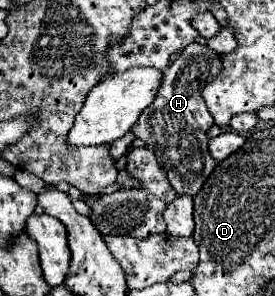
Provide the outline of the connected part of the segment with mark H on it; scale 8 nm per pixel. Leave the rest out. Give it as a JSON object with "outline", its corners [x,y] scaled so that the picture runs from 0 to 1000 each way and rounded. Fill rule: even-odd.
{"outline":[[[695,145],[658,172],[658,186],[593,240],[585,301],[571,307],[564,341],[513,382],[498,416],[484,422],[484,456],[527,476],[527,497],[564,517],[600,571],[615,618],[651,659],[709,659],[738,611],[782,571],[782,544],[760,524],[753,443],[775,422],[775,395],[745,361],[731,328],[738,294],[775,274],[811,233],[804,193],[760,166],[760,152]]]}

